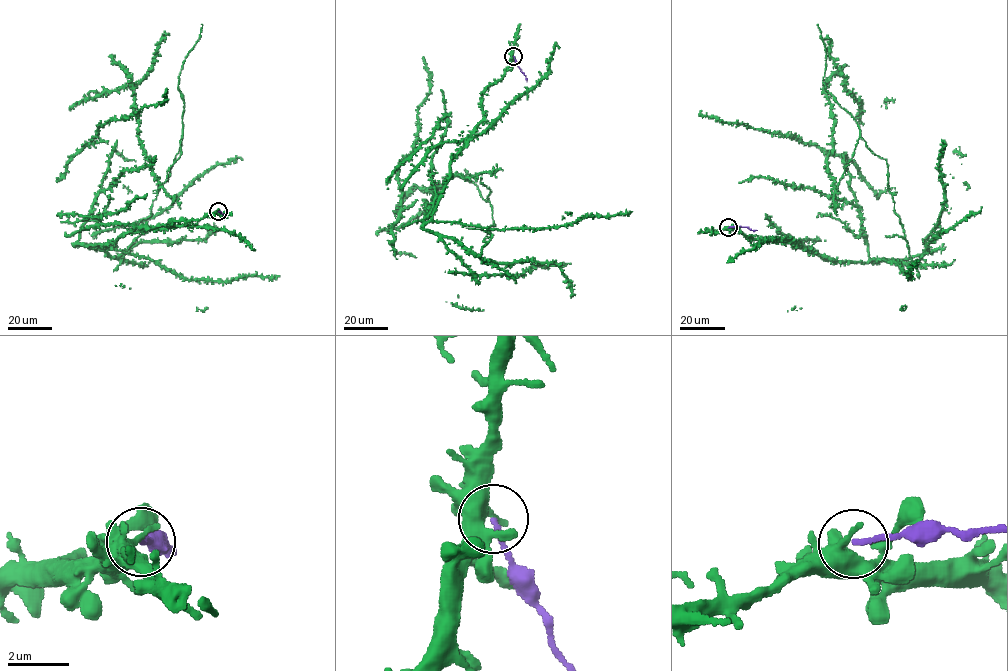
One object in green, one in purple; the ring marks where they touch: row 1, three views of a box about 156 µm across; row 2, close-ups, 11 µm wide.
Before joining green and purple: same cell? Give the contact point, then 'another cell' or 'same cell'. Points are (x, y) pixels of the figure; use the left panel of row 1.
(218, 211) | another cell

